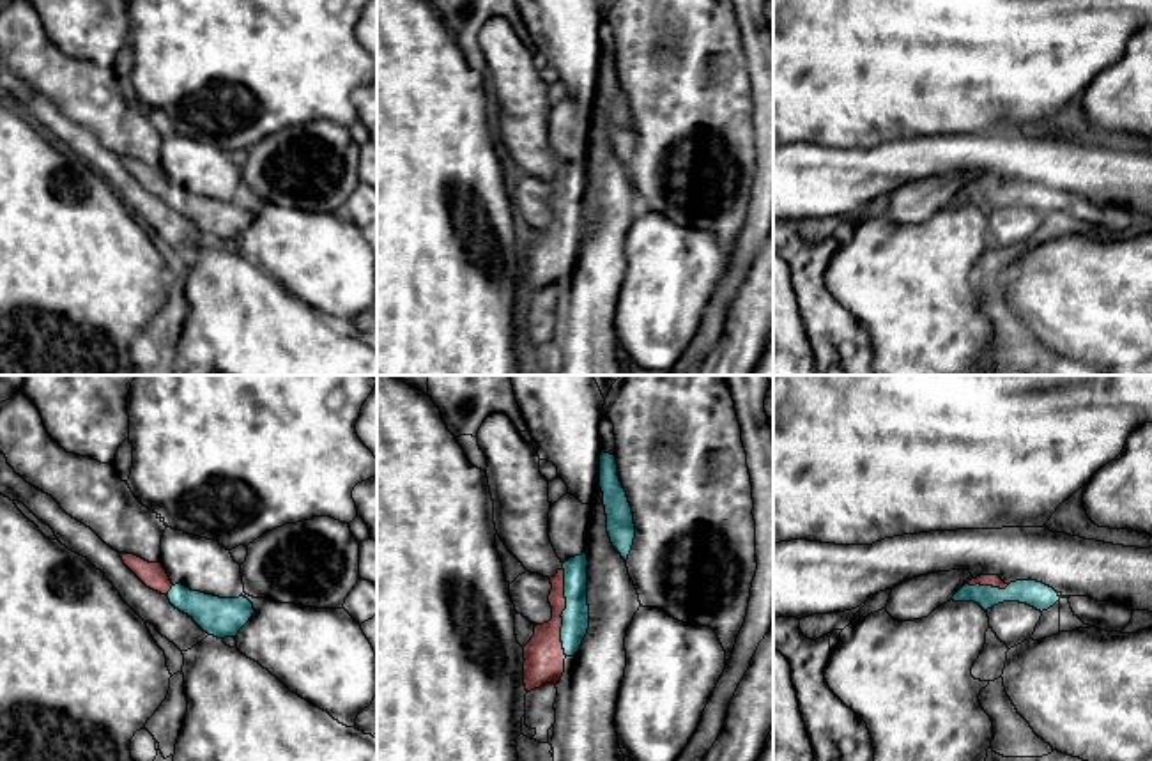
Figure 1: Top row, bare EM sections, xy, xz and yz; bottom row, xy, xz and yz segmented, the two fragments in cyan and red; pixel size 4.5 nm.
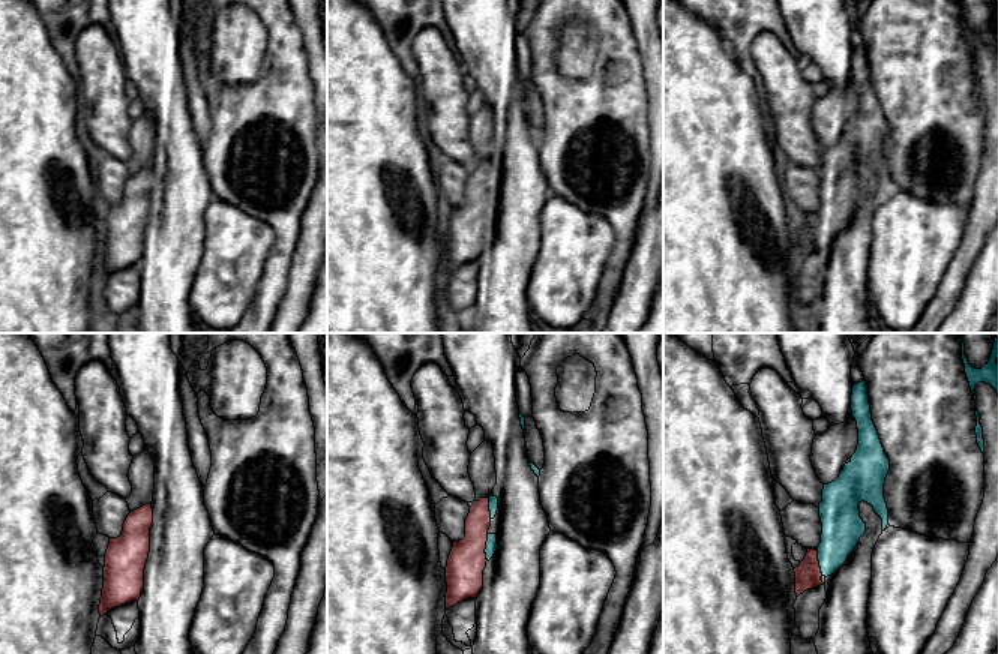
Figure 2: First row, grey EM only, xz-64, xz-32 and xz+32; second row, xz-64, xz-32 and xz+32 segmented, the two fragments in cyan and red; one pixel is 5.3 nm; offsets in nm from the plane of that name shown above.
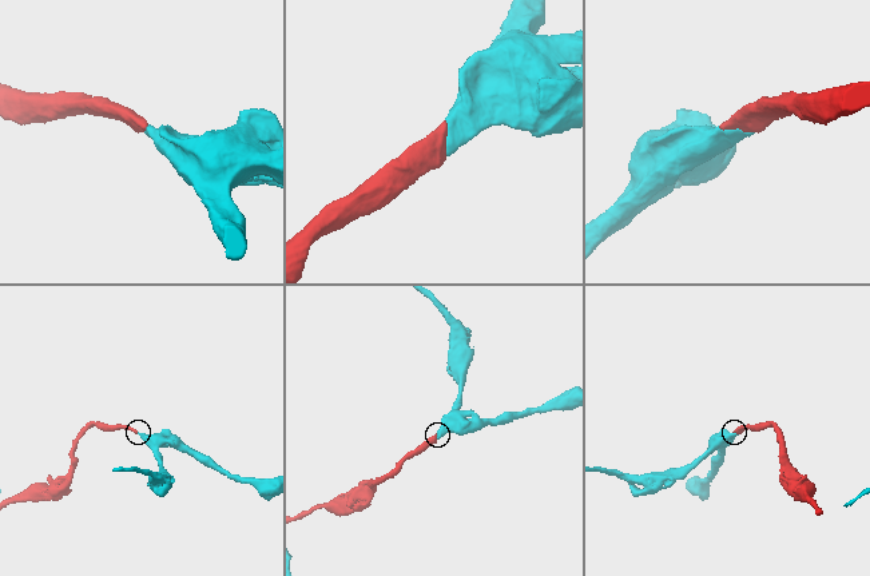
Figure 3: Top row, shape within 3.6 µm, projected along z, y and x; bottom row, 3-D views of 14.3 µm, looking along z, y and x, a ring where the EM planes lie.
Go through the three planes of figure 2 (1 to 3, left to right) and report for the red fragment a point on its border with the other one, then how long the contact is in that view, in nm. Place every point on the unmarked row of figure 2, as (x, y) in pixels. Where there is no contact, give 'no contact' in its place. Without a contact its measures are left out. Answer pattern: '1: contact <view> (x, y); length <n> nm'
1: no contact
2: contact xz-32 (486, 212); length 140 nm
3: contact xz+32 (820, 227); length 150 nm

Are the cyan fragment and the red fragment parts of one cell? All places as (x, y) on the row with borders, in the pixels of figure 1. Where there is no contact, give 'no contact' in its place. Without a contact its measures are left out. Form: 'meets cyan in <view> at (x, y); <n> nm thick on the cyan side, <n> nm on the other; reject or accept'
meets cyan in xz at (563, 613); 130 nm thick on the cyan side, 180 nm on the other; accept

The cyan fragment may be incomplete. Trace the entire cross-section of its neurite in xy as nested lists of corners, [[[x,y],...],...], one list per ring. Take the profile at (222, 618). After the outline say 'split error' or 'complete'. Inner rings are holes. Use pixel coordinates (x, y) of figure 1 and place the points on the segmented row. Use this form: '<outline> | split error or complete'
[[[120,554],[124,565],[150,589],[166,595],[170,603],[188,614],[204,632],[218,639],[237,637],[255,609],[244,598],[219,598],[172,584],[161,563],[149,563],[134,554]]] | split error

